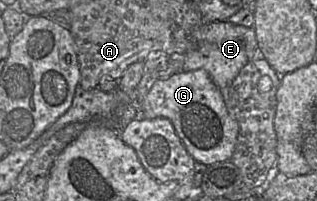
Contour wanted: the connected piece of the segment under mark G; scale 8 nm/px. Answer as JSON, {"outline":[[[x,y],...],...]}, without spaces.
{"outline":[[[204,69],[178,72],[168,79],[157,80],[142,104],[142,118],[169,119],[187,151],[195,161],[212,165],[230,161],[238,136],[238,123],[230,115],[220,89]]]}

